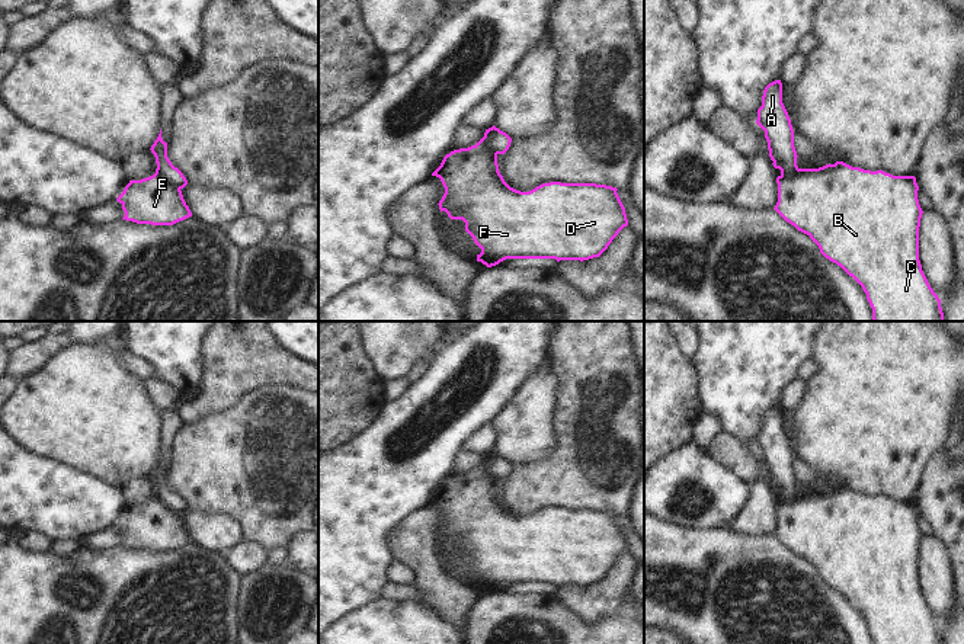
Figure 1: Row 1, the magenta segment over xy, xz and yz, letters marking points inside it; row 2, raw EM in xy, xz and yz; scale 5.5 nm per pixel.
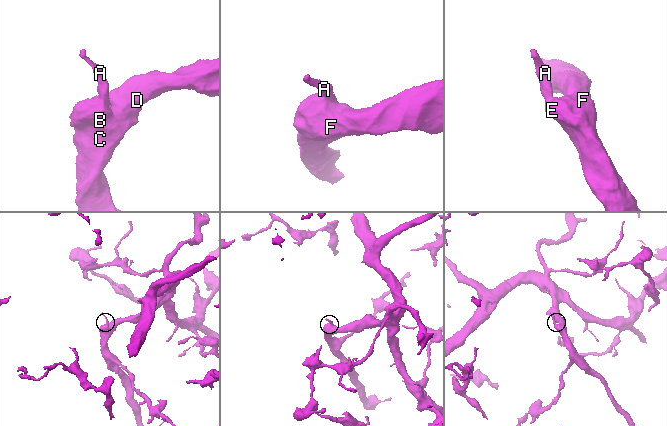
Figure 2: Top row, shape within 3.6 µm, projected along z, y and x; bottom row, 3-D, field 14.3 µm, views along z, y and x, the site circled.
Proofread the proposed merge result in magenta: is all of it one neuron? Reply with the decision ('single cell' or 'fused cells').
fused cells

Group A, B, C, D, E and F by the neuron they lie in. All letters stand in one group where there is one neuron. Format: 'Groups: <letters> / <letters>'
Groups: A / B C D E F.

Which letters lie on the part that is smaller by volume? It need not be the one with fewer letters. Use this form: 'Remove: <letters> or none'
Remove: A

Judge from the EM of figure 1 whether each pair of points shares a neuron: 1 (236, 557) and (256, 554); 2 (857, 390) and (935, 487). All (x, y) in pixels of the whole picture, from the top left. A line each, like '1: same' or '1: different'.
1: same
2: different

